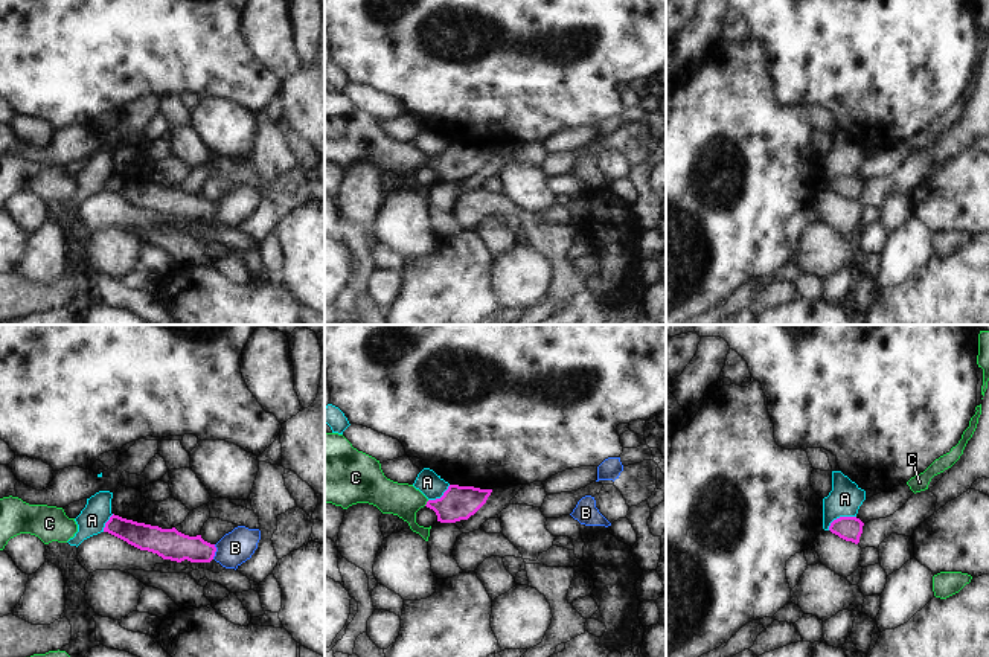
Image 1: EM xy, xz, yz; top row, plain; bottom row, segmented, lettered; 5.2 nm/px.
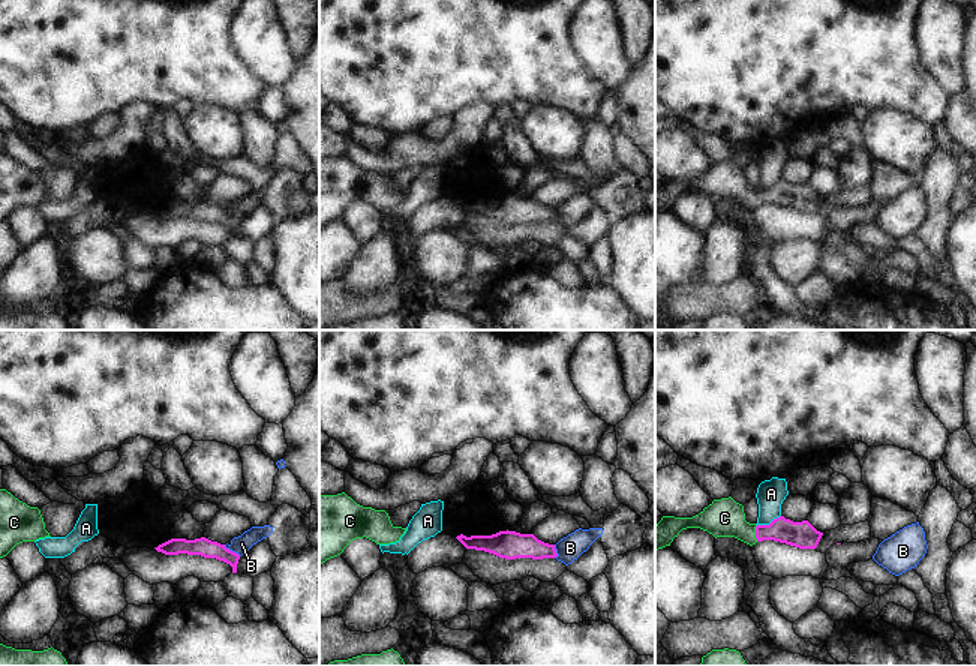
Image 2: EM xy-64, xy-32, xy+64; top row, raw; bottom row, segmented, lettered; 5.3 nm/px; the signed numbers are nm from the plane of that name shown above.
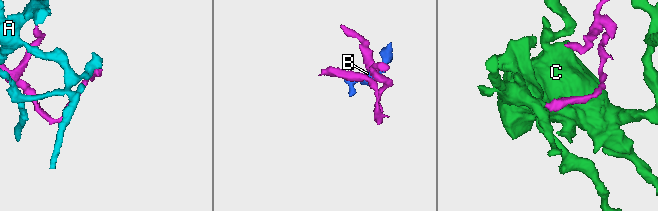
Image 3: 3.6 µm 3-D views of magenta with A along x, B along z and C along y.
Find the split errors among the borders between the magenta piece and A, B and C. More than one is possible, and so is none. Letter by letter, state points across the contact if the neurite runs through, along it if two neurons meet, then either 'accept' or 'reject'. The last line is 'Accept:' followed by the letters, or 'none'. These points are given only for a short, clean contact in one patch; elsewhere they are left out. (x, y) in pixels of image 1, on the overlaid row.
A: border along yz (855, 515), (840, 515), (828, 529); reject
B: border along xy (215, 544), (212, 558); reject
C: runs through xz (457, 503), (427, 503), (404, 500); accept
Accept: C

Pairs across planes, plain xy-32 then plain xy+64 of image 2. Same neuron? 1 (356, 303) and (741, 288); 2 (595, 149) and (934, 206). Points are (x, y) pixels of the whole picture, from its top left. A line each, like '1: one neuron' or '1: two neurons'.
1: one neuron
2: one neuron

